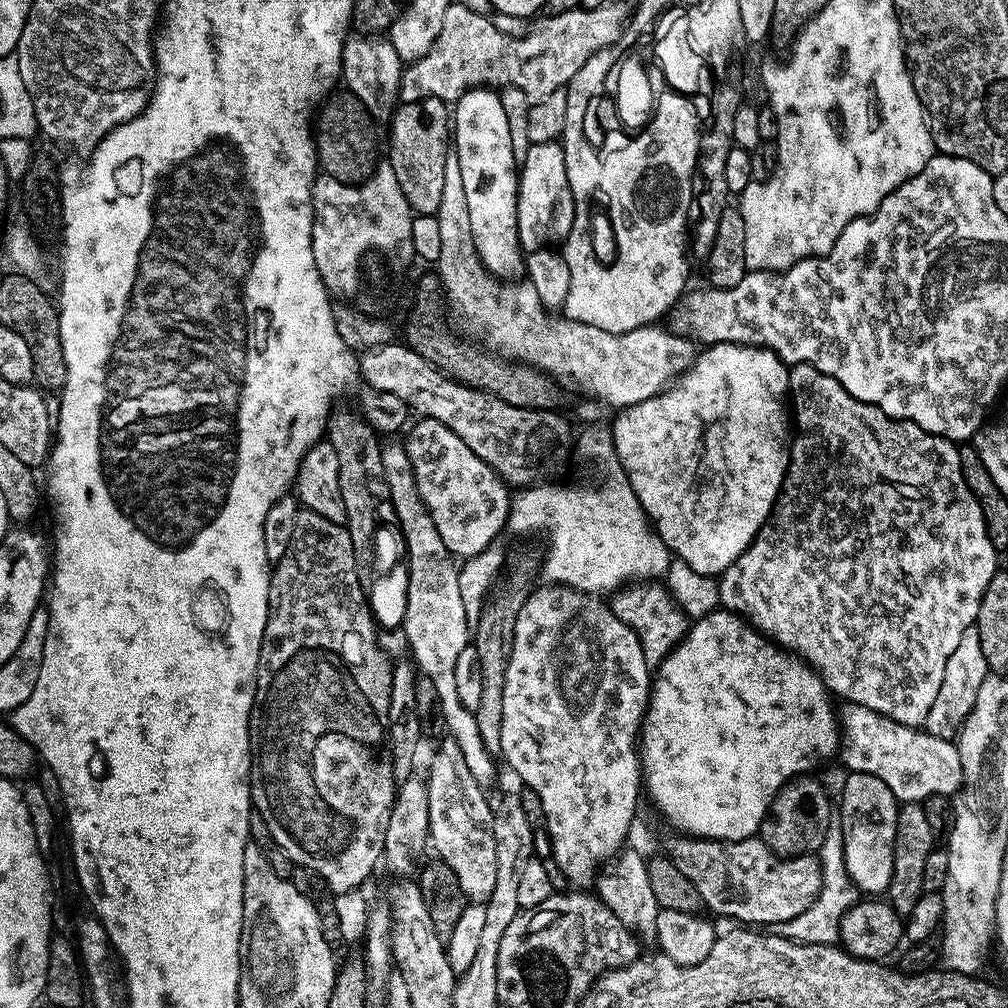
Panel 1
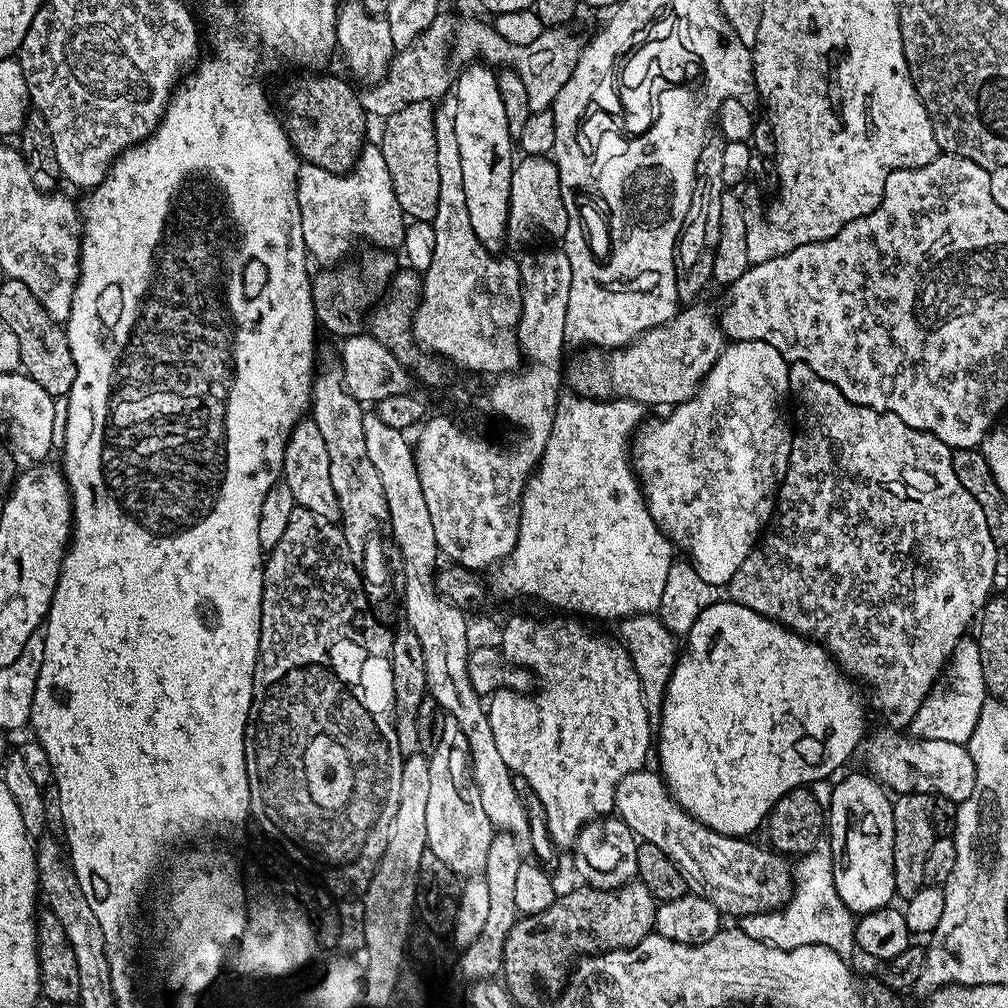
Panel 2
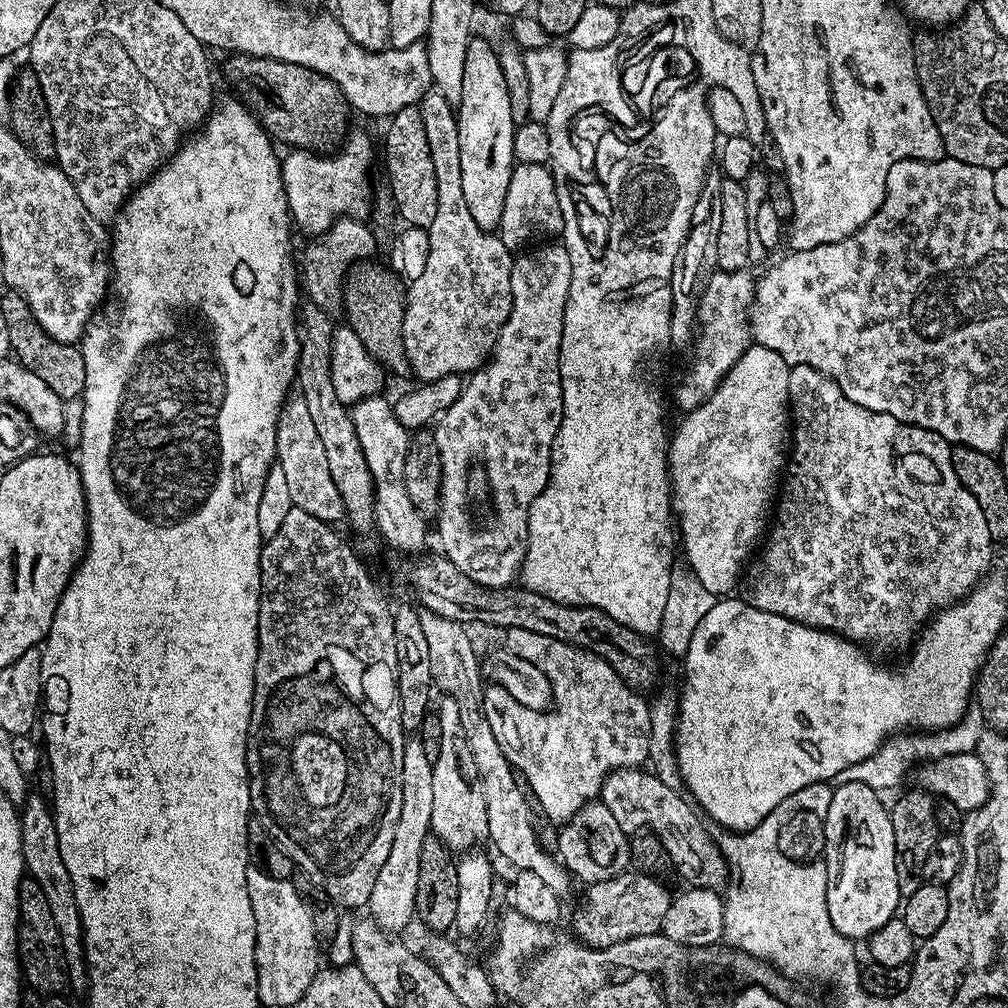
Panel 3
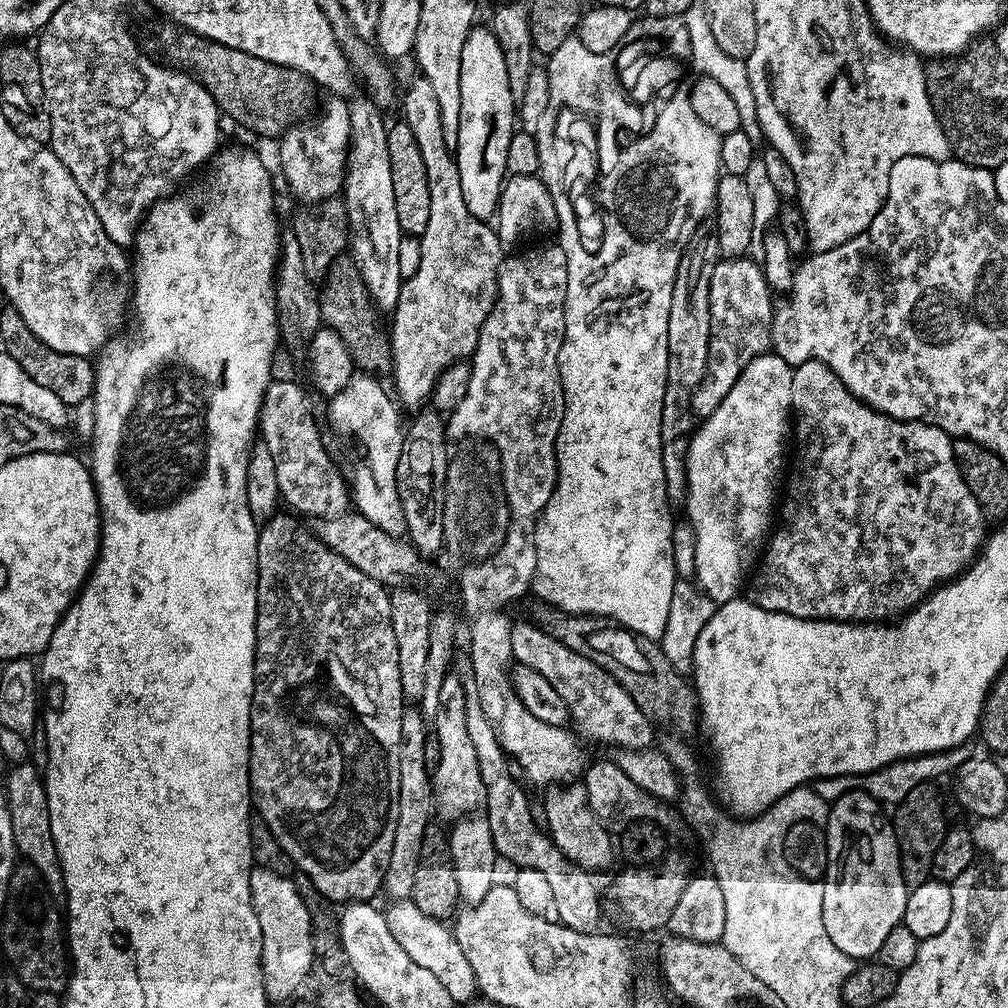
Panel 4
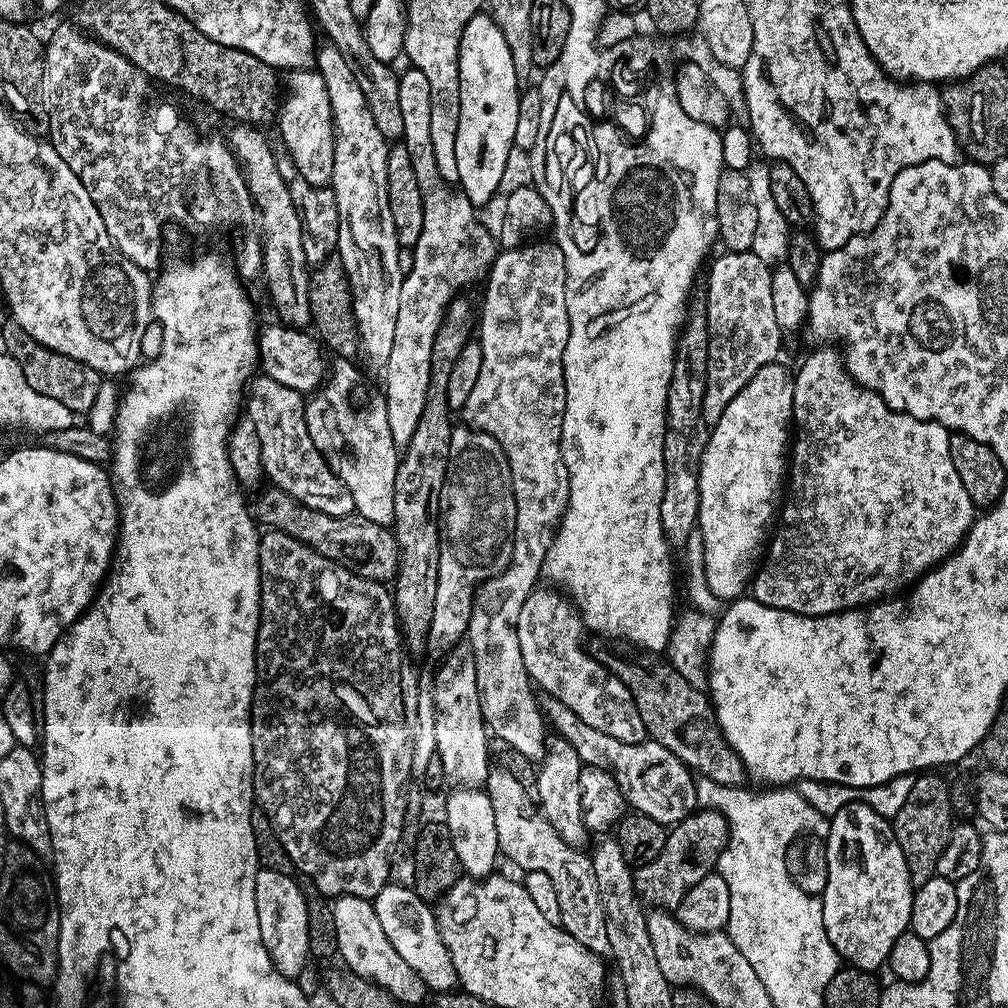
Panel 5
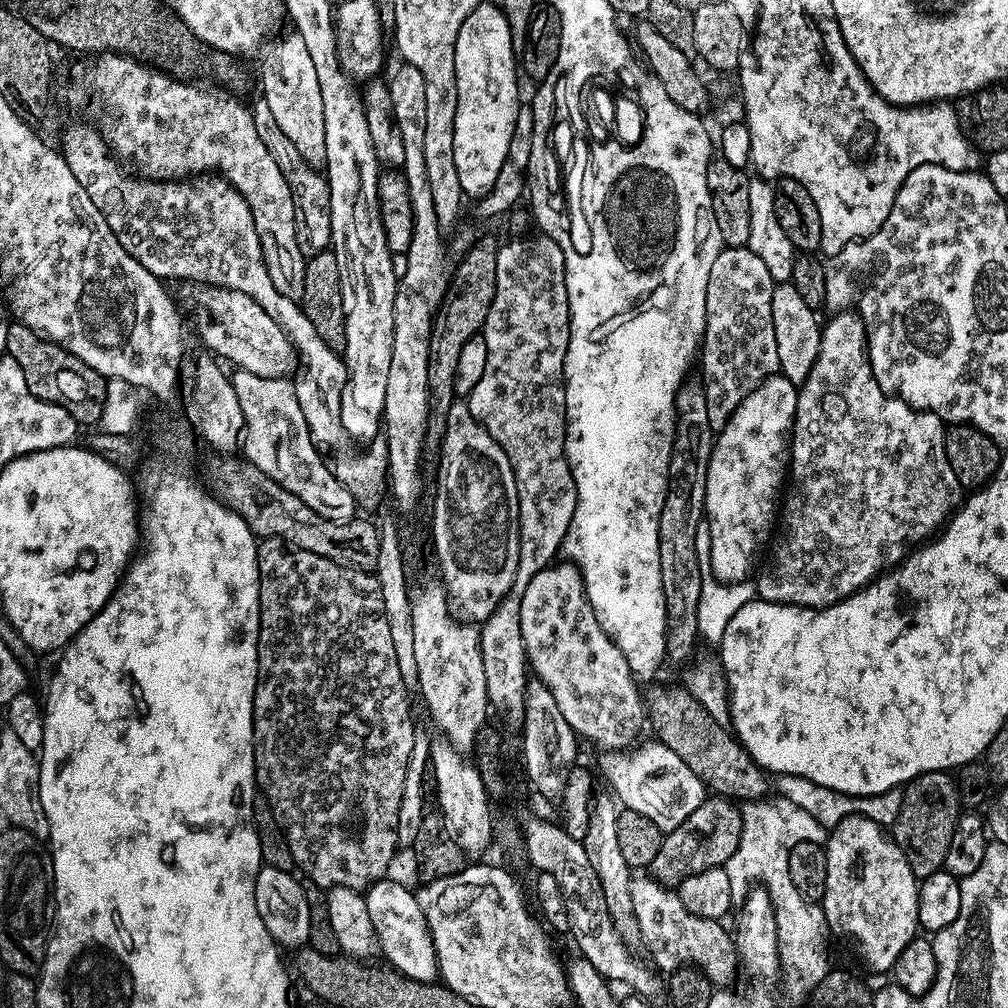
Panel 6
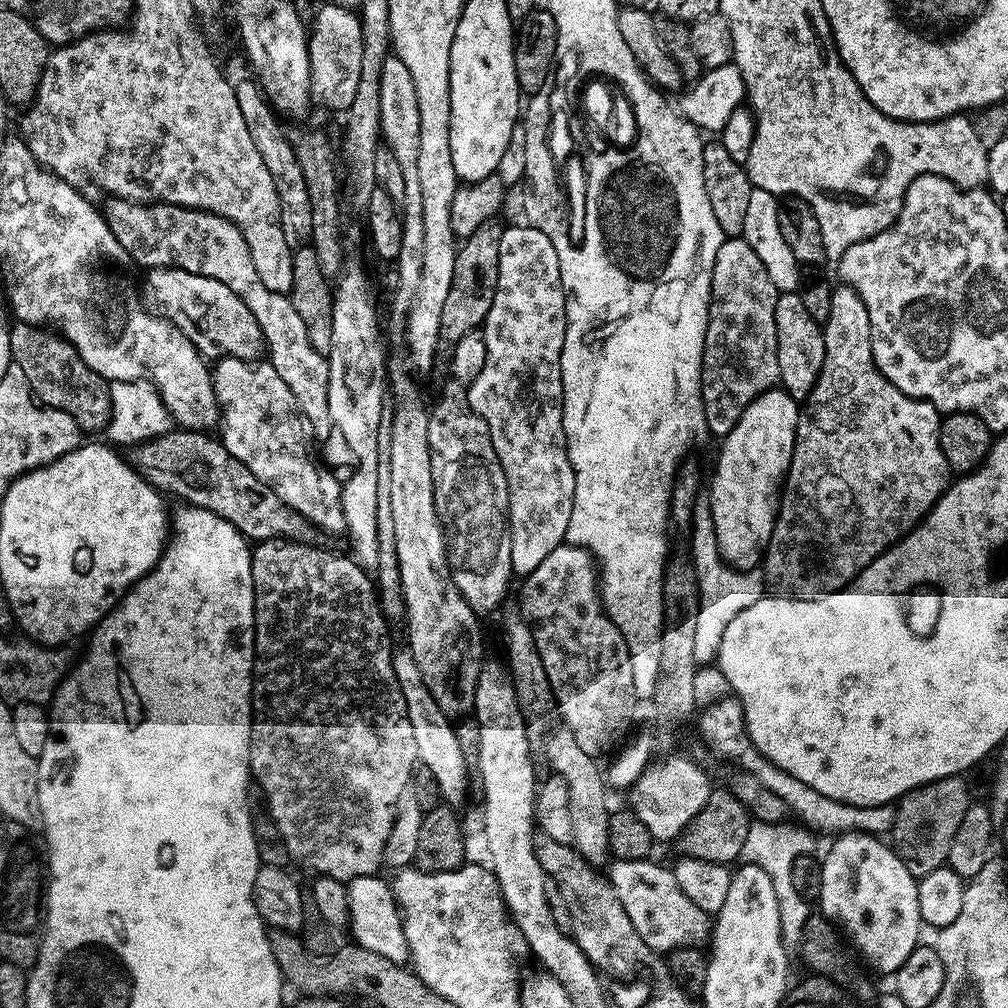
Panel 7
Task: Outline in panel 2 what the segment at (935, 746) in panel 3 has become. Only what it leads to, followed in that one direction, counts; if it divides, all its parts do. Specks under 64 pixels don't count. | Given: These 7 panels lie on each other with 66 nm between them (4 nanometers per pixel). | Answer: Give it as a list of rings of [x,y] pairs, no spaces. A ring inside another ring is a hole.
[[[962,638],[953,650],[946,665],[948,685],[937,686],[929,692],[918,714],[912,719],[910,732],[918,740],[945,740],[955,744],[967,745],[970,734],[974,734],[974,726],[978,726],[978,714],[982,714],[982,706],[989,699],[990,693],[982,678],[982,658],[980,646],[975,639]]]

